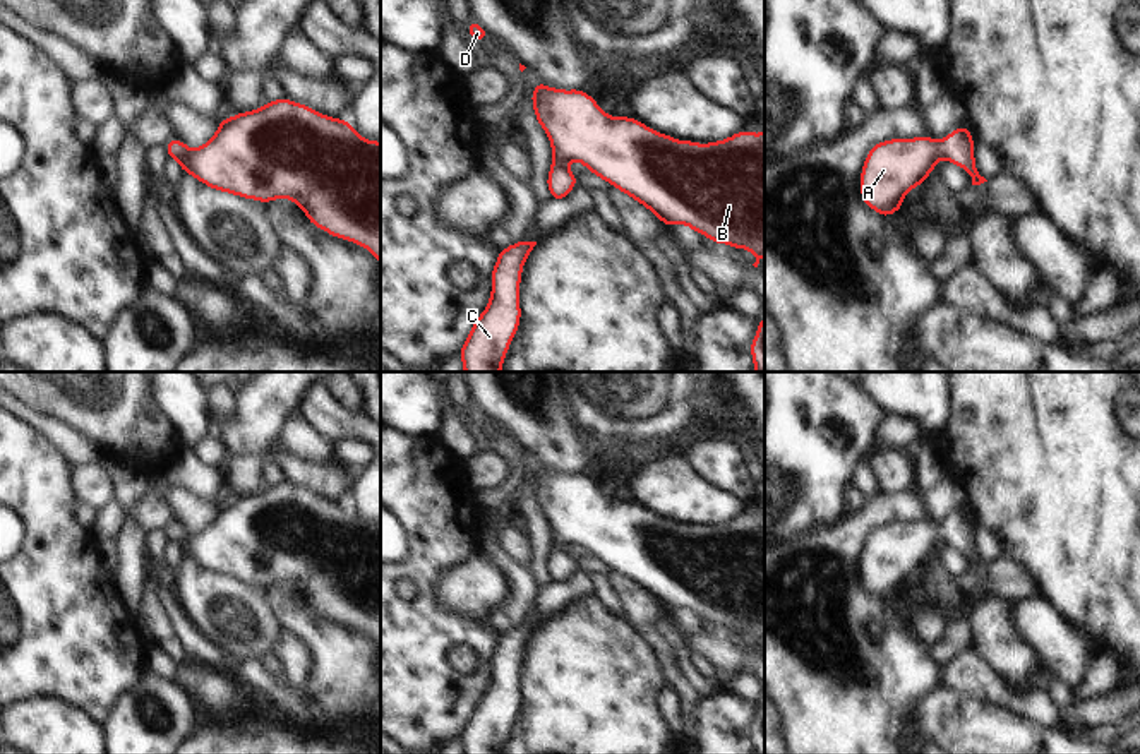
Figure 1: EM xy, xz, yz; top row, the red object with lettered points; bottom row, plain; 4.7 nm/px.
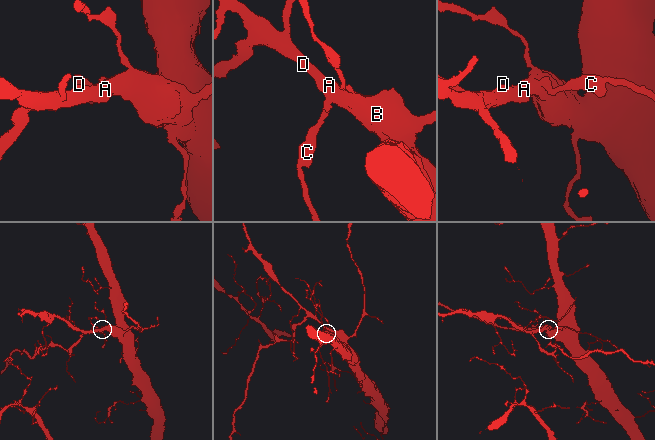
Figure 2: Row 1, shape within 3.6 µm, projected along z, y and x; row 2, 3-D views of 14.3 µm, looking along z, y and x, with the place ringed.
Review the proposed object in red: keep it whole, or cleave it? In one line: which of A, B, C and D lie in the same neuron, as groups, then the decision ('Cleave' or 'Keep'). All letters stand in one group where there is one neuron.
Groups: A B C D. Keep.

